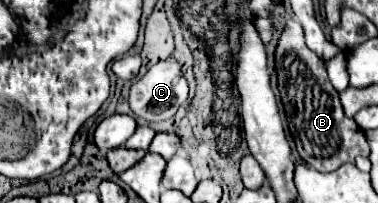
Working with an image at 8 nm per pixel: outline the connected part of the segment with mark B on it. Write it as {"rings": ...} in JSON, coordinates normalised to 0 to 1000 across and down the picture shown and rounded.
{"rings":[[[783,99],[757,108],[725,256],[725,296],[741,493],[751,512],[762,631],[794,778],[841,847],[884,847],[905,808],[937,798],[937,778],[952,759],[958,650],[931,581],[910,571],[894,453],[873,424],[862,315],[810,227],[799,128]]]}

